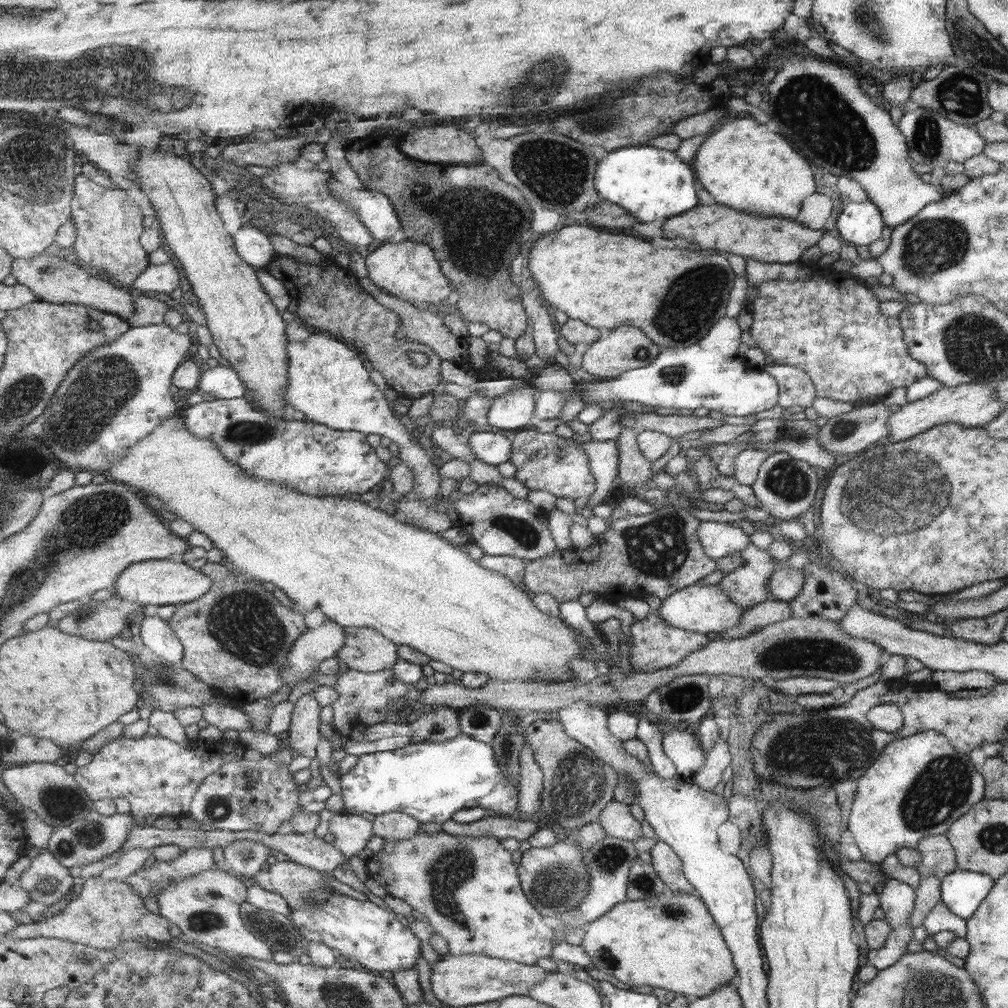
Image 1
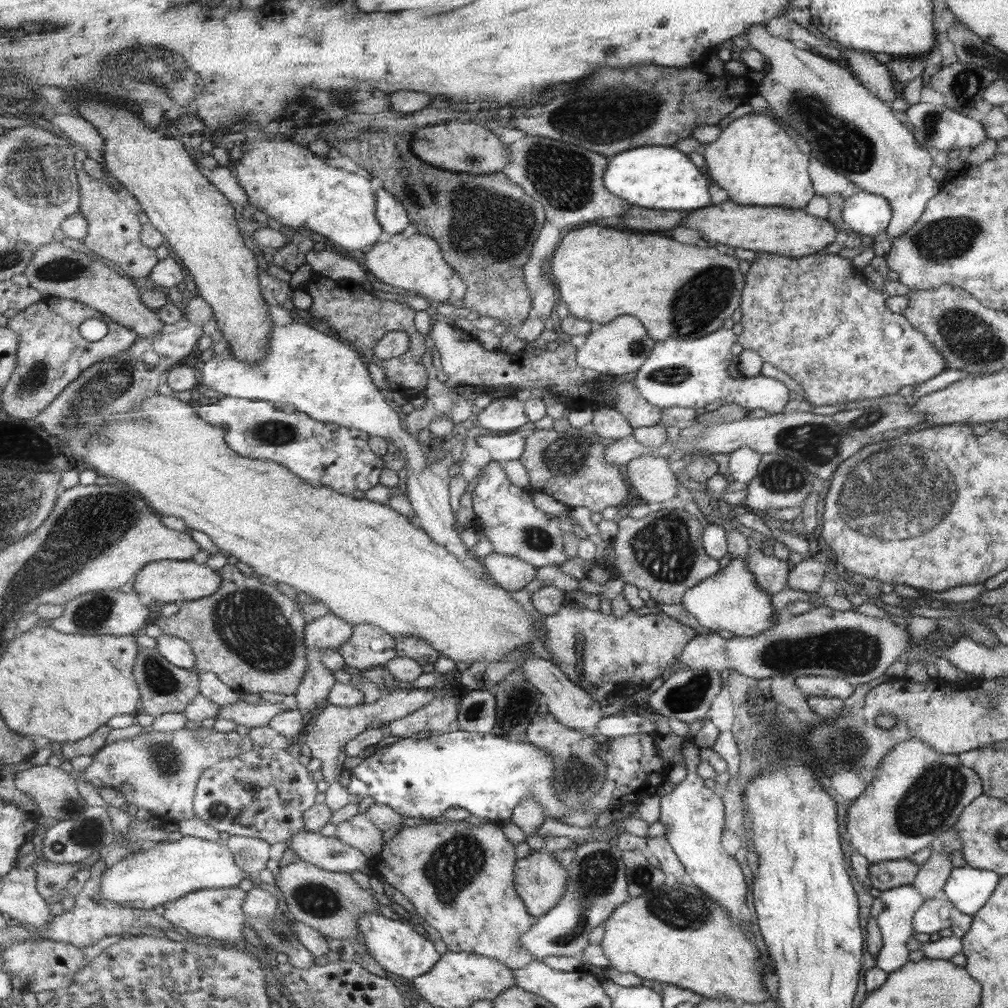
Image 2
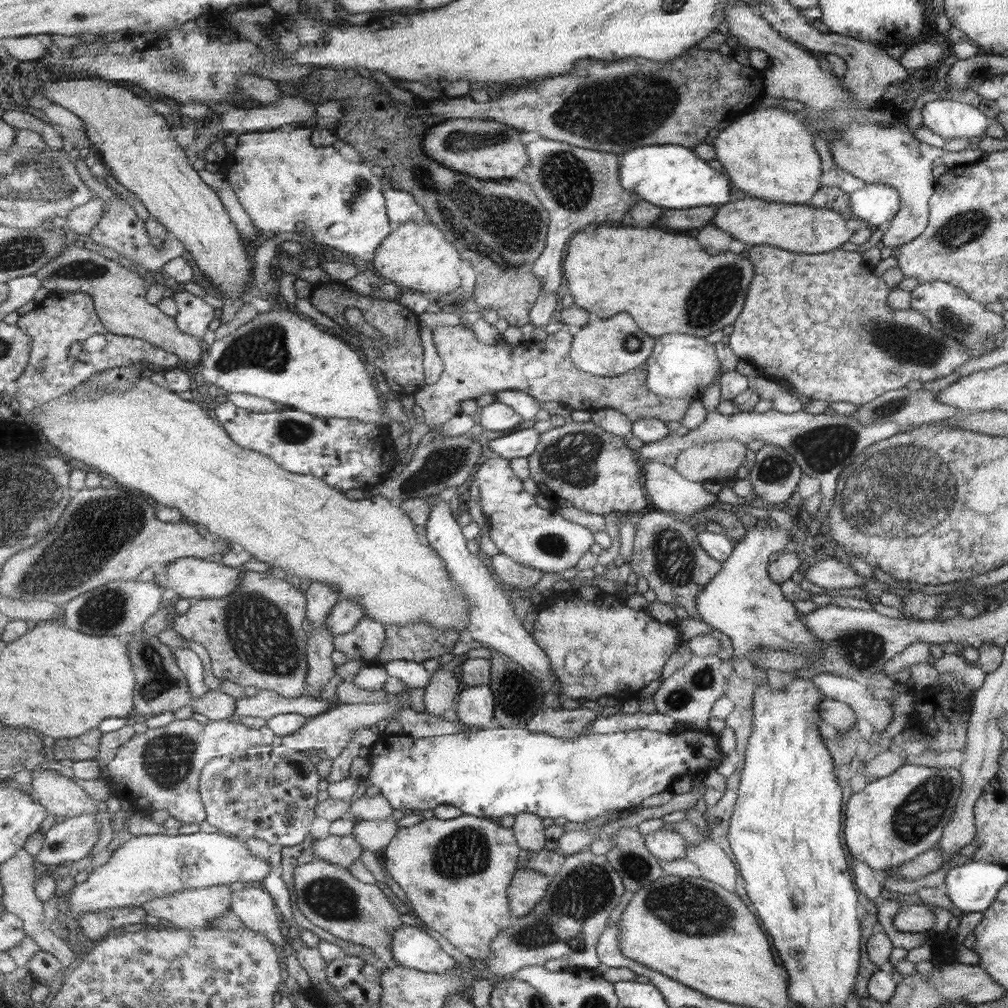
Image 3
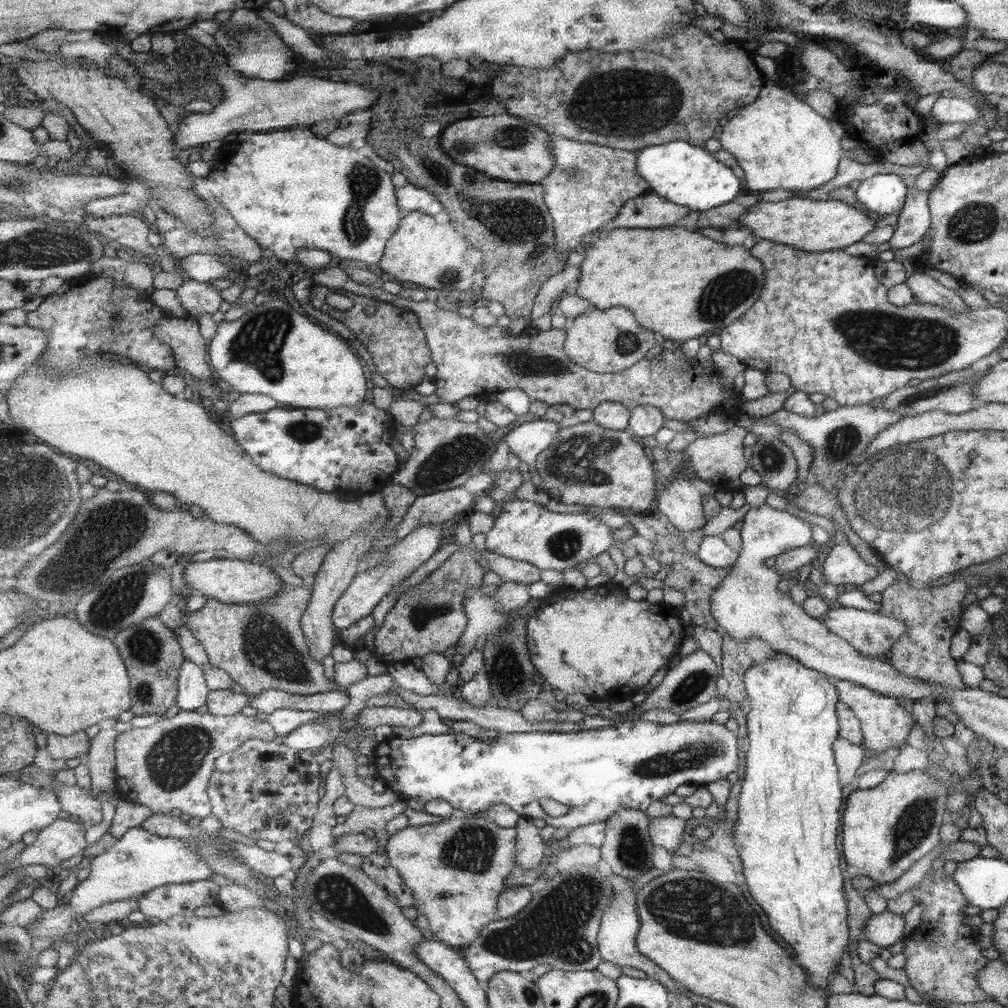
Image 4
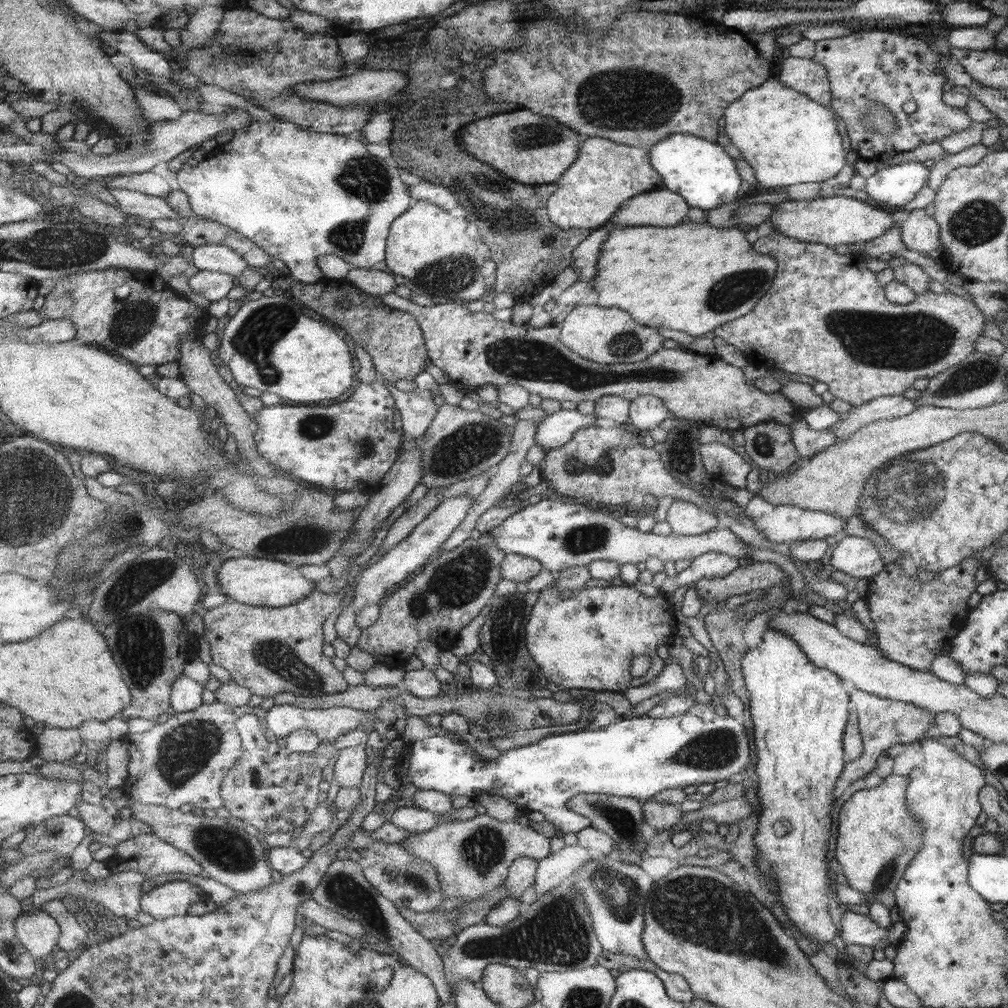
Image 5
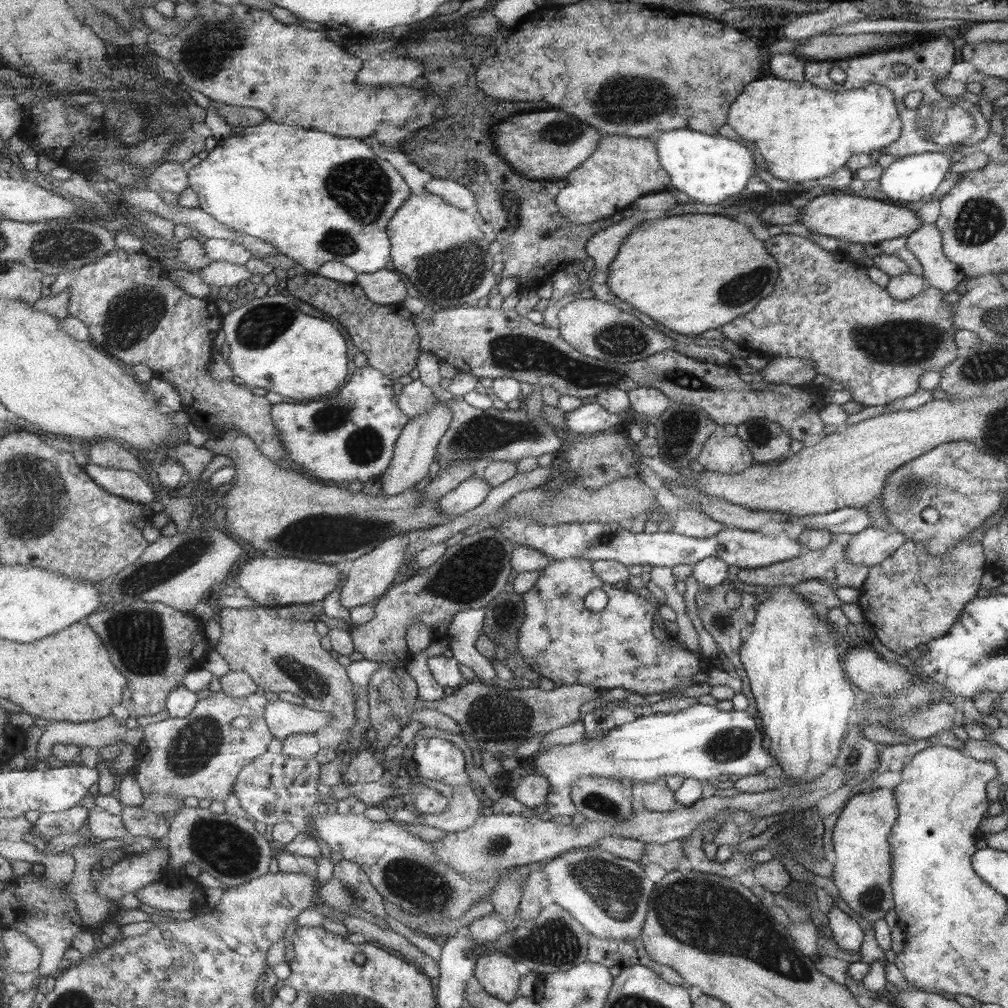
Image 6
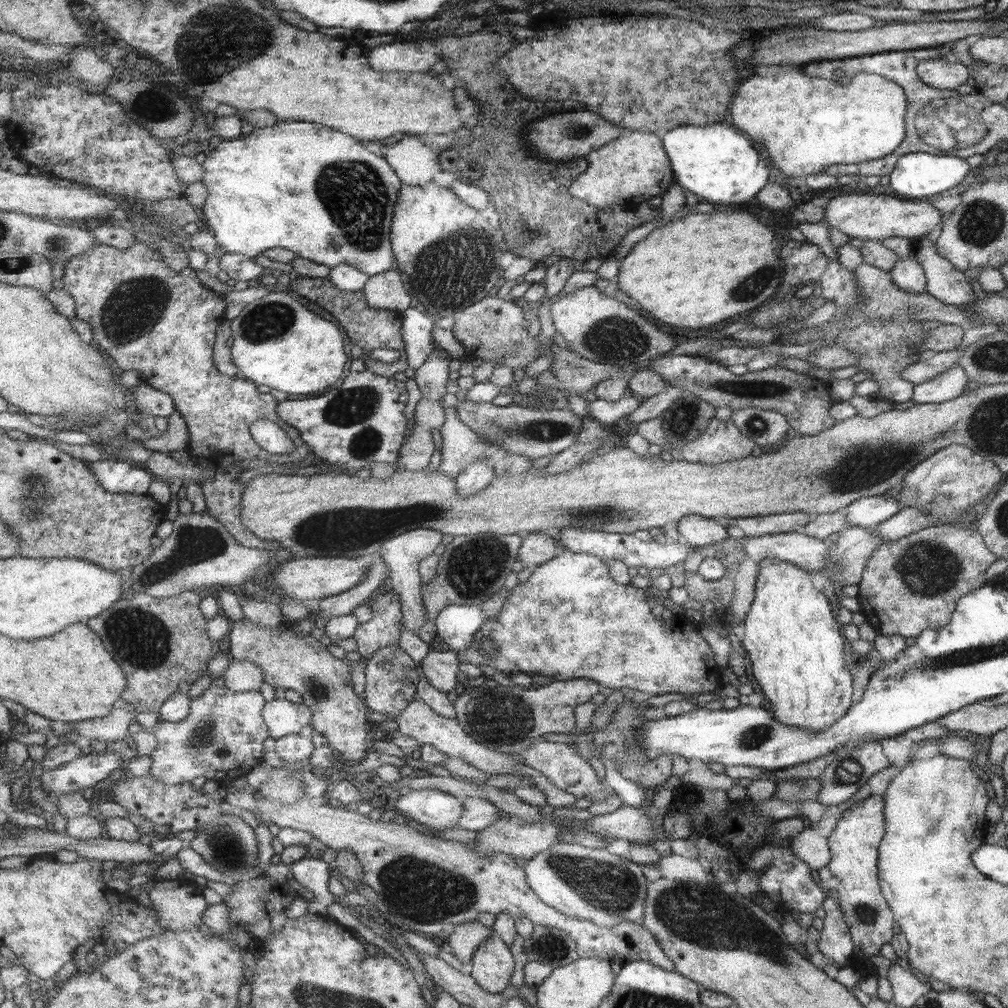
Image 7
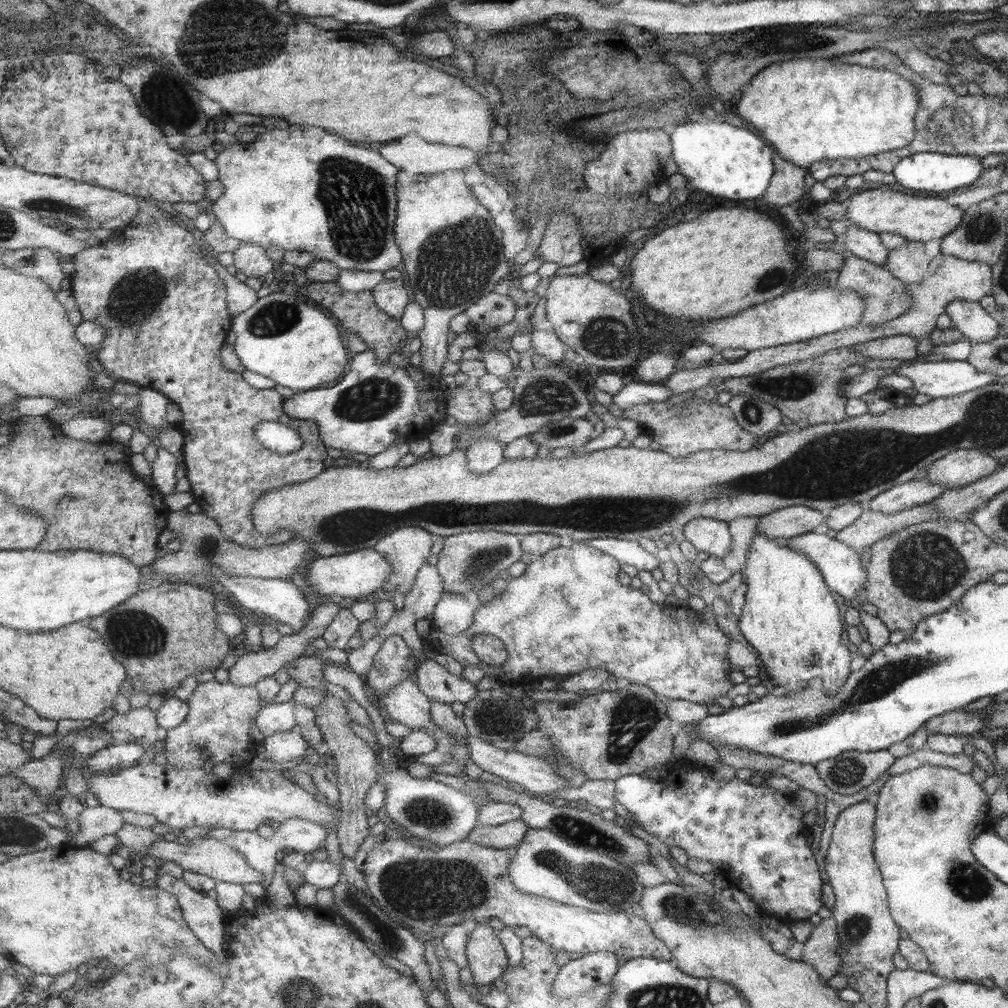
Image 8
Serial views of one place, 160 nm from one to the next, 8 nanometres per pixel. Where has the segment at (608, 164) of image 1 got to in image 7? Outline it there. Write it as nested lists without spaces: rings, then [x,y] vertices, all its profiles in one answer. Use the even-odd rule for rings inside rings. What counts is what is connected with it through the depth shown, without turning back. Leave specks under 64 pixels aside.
[[[719,124],[719,126],[683,126],[669,130],[662,138],[662,147],[670,158],[670,168],[673,171],[673,179],[689,190],[691,194],[699,196],[699,200],[707,200],[711,204],[739,204],[745,200],[753,200],[757,190],[767,181],[767,166],[761,158],[758,148],[753,146],[733,132],[731,128]]]

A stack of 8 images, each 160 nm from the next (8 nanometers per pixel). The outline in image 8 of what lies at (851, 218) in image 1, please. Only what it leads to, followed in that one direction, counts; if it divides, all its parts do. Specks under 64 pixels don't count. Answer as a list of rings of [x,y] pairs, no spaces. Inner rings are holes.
[[[917,153],[901,158],[892,171],[894,182],[911,190],[914,194],[947,192],[969,186],[983,172],[979,159],[970,155],[945,155],[936,153]]]

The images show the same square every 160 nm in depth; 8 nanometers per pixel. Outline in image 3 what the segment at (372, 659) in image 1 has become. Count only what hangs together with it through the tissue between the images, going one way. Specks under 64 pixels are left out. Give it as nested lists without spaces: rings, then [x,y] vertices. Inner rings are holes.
[[[365,617],[349,634],[335,637],[335,649],[344,653],[349,661],[364,664],[378,663],[379,655],[387,645],[385,625]]]

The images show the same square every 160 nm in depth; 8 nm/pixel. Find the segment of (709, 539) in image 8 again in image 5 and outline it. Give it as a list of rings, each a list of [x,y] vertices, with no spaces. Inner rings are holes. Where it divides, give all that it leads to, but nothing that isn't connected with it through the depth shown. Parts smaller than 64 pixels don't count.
[[[679,498],[667,508],[665,521],[671,528],[671,534],[695,536],[715,529],[716,515],[706,508]]]

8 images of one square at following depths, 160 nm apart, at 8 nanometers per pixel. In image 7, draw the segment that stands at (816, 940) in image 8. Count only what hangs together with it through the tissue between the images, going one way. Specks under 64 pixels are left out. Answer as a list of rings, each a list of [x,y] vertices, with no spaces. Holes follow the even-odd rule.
[[[830,894],[823,899],[822,908],[825,917],[822,919],[822,930],[818,938],[818,951],[827,959],[835,961],[838,968],[850,966],[855,953],[854,946],[838,901]]]

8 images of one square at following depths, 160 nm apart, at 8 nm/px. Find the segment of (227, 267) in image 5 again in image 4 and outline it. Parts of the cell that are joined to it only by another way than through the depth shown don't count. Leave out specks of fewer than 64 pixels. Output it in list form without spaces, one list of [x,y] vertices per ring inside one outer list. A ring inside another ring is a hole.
[[[190,254],[180,260],[181,271],[190,280],[209,282],[227,276],[227,265],[213,254]]]

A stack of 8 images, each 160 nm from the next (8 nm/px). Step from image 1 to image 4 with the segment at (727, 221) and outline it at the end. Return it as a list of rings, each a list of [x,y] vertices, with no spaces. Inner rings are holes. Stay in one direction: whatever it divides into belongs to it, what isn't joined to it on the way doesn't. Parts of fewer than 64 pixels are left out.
[[[792,197],[777,202],[759,201],[751,205],[737,220],[749,229],[754,240],[765,240],[810,252],[845,249],[866,237],[875,226],[874,221],[859,213],[853,206],[835,199],[815,200]]]

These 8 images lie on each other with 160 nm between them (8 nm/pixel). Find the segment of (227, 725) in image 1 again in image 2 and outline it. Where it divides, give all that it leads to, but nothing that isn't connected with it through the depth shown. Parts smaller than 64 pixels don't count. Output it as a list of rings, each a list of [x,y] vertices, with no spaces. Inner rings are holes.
[[[260,700],[255,703],[244,701],[235,704],[221,705],[219,708],[219,719],[233,721],[239,726],[249,727],[253,730],[263,726],[270,726],[273,718],[281,712],[288,710],[283,703],[271,703]]]

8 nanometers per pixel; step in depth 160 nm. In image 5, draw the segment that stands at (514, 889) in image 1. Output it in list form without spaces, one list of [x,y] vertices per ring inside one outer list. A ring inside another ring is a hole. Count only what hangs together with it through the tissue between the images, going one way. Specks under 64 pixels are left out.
[[[477,814],[466,821],[438,824],[431,830],[409,835],[401,843],[417,857],[436,867],[446,898],[463,905],[479,900],[503,885],[511,866],[519,858],[538,862],[550,854],[549,838],[515,820],[501,822],[487,814]]]

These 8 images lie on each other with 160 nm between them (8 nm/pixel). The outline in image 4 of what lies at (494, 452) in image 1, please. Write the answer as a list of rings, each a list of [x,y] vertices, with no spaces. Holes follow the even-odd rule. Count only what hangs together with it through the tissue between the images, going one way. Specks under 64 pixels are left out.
[[[539,418],[519,425],[503,438],[510,452],[518,456],[519,461],[527,464],[527,472],[531,475],[530,481],[538,490],[541,490],[541,478],[537,476],[537,470],[535,470],[535,459],[542,450],[549,446],[551,441],[554,441],[558,430],[557,422]]]

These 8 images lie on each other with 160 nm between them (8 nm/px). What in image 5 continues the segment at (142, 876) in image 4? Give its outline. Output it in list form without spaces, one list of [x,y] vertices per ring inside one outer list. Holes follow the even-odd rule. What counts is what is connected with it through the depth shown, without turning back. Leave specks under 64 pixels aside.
[[[142,833],[130,837],[126,841],[119,843],[116,853],[108,862],[110,874],[121,874],[126,871],[137,871],[147,880],[163,876],[163,874],[194,874],[202,875],[204,868],[201,867],[187,852],[175,848],[172,844],[161,840],[153,833]],[[35,909],[18,916],[16,927],[25,948],[39,964],[46,965],[62,935],[57,921],[49,913]]]

